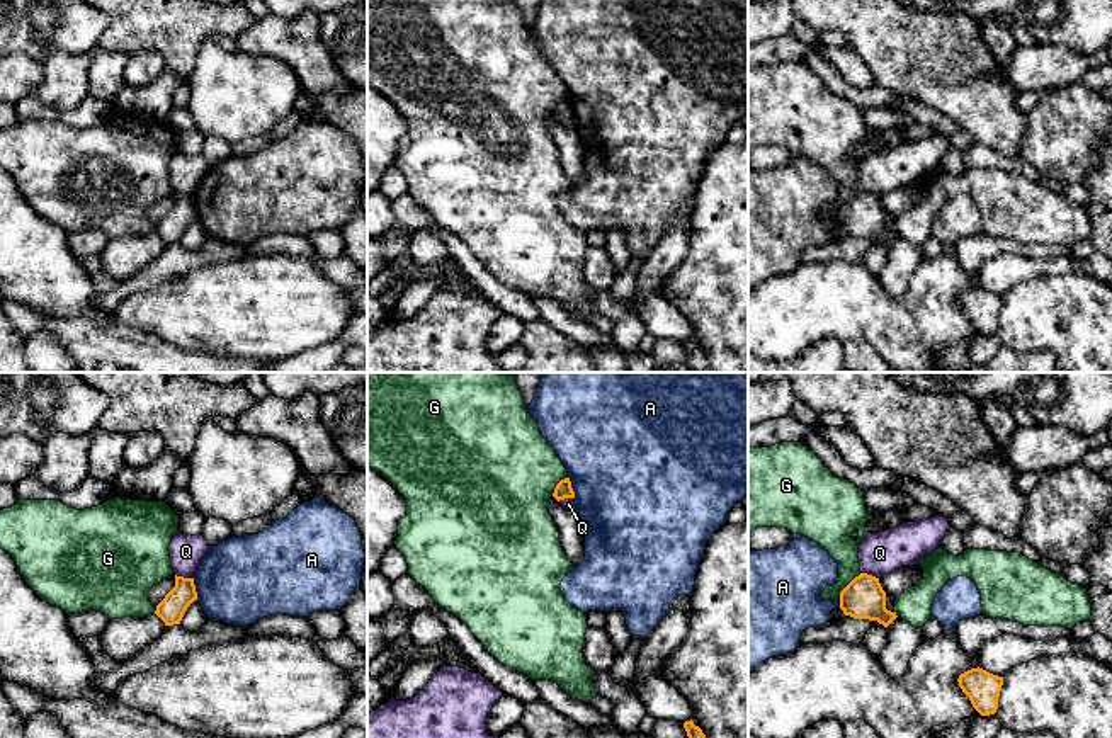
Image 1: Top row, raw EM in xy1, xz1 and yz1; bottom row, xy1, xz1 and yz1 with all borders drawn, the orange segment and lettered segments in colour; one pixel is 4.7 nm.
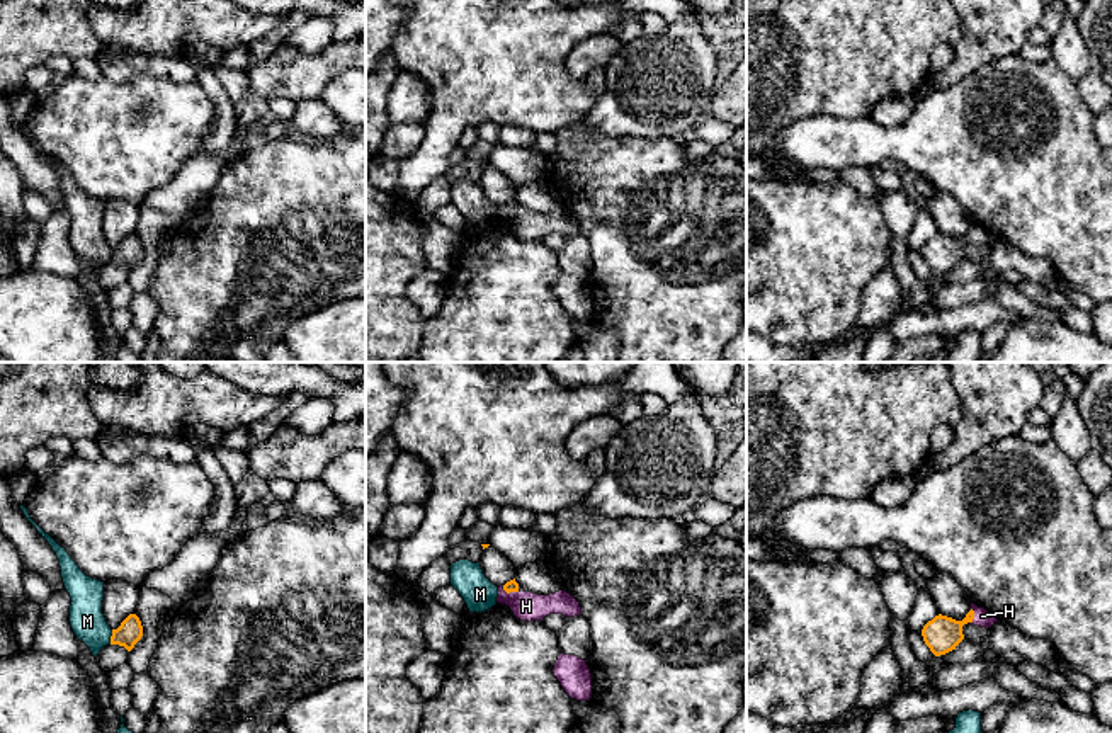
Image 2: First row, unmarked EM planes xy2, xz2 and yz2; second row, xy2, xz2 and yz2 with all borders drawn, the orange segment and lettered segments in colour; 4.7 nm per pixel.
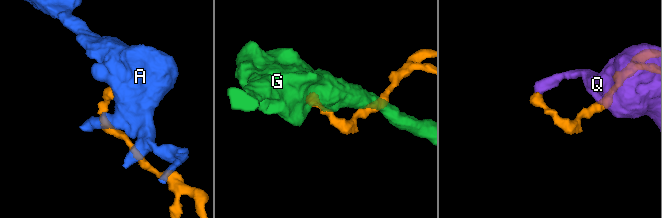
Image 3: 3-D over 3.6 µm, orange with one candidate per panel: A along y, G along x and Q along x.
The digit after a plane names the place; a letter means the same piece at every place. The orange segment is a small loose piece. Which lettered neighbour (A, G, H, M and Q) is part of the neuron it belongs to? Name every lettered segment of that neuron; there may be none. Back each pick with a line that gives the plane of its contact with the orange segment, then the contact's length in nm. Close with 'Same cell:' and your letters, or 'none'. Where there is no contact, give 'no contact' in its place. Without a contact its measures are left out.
H: meets orange in yz2; contact 80 nm long
Same cell: H

